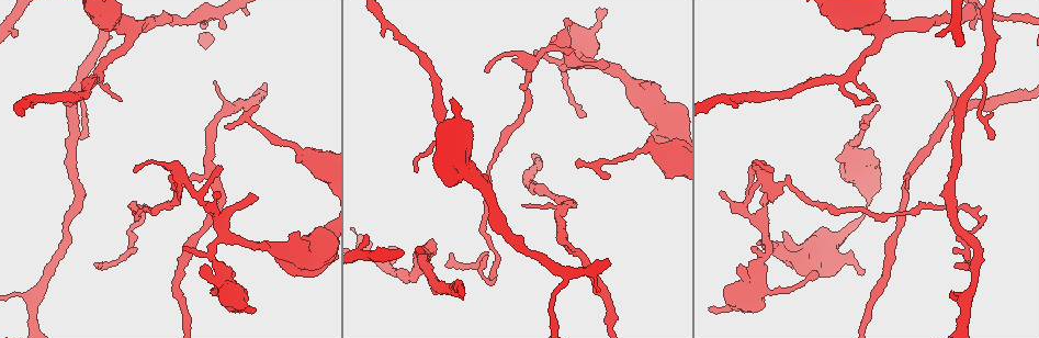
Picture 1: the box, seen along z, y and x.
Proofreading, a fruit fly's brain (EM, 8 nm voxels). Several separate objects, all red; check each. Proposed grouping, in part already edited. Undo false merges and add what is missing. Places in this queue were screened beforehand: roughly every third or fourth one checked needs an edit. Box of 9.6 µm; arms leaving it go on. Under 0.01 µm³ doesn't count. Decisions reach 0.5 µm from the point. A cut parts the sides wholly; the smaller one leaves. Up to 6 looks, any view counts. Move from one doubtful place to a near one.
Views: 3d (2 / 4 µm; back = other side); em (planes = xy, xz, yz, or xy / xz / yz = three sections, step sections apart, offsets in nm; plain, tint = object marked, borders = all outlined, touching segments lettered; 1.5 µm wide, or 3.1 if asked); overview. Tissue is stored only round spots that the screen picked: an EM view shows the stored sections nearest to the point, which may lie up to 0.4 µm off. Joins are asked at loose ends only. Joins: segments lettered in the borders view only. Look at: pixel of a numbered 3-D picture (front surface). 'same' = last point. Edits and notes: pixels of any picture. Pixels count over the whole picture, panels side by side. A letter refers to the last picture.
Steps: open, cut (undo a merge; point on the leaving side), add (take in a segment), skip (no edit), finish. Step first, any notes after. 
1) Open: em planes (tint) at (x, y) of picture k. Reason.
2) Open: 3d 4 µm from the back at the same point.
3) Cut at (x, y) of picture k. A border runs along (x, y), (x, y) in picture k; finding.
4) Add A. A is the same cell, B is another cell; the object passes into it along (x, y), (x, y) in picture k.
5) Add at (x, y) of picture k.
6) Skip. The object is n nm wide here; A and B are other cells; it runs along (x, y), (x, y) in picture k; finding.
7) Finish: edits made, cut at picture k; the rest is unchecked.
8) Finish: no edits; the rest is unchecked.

Open: em planes (borders) at (214, 14) of picture 1. Abrupt turn.

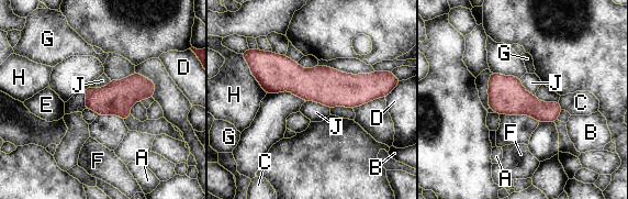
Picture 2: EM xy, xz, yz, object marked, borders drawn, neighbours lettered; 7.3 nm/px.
Skip. The object is 100 nm wide here; A, B, C, D, E, F, G, H and J are other cells; one neuron here.

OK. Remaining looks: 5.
Open: em xy step 4 (tint) at (432, 274) of picture 1. Sharp bend.

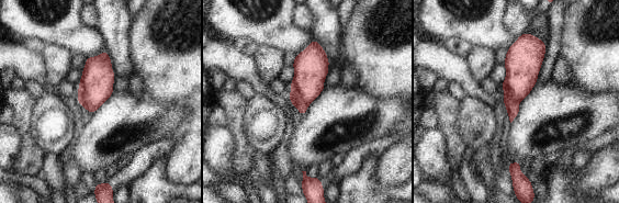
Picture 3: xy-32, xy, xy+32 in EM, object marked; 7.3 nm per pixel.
Open: em xy step 4 (borders) at the same point. What lies round it.

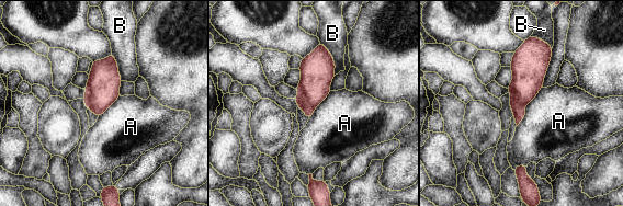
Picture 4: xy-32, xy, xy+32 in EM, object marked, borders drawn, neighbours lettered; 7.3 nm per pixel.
Cut at (308, 111) of picture 4. The object is 180 nm wide here; A and B are other cells; a border runs along (297, 94), (301, 94), (314, 109) in picture 4; a second neuron is stuck on.

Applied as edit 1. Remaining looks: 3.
Open: overview. Redraw.

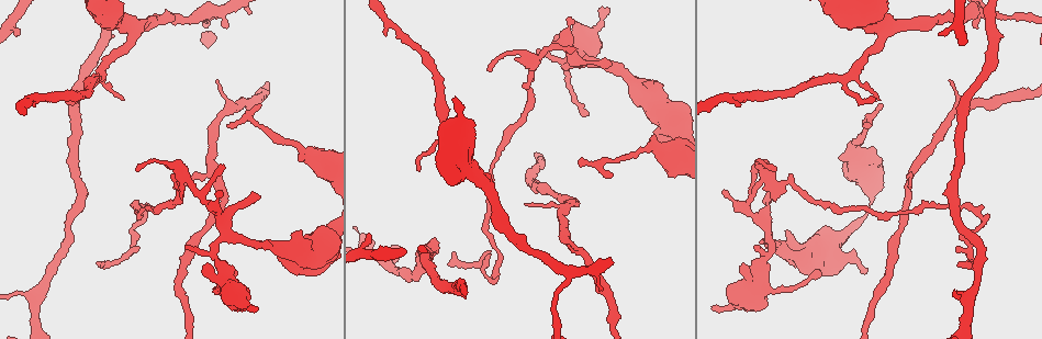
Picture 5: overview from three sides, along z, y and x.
Open: 3d 2 µm at (489, 252) of picture 5. An open end.

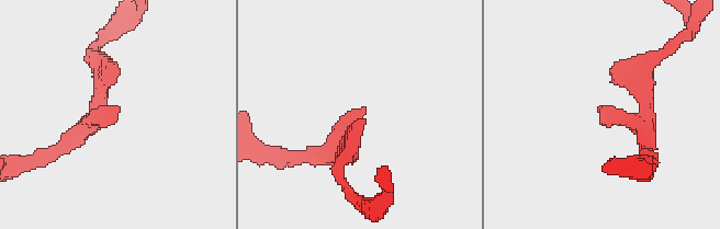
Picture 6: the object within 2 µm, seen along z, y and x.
Open: em planes (borders) at (601, 122) of picture 6. Shape alone is not enough.

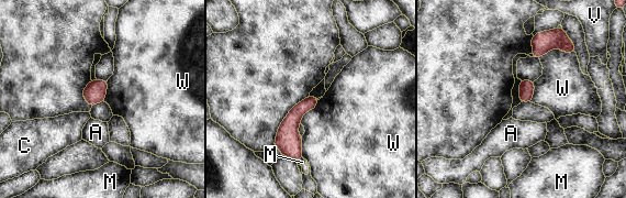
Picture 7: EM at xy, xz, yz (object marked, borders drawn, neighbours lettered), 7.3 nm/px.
Skip. The longest contact is with W, 260 nm; A, C, M, V and W are other cells; none of them fits.

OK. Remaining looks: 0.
Finish: edits made, cut at picture 4; the rest is unchecked.

